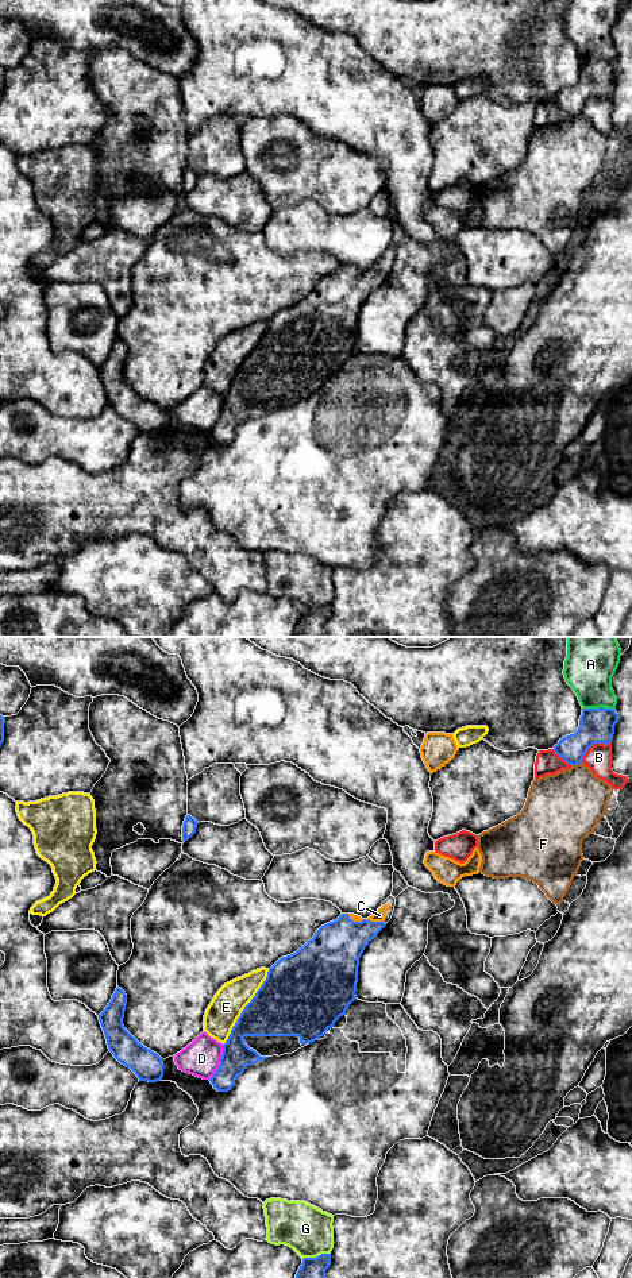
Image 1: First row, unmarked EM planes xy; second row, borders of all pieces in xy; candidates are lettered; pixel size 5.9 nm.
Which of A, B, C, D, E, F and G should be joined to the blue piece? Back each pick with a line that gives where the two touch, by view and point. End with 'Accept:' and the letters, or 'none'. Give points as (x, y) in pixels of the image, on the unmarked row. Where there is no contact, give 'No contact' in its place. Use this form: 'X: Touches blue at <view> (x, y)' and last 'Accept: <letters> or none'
C: Touches blue at xy (365, 271)
Accept: C

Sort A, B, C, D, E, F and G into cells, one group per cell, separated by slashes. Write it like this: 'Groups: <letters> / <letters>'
Groups: A / B / C / D / E / F / G

